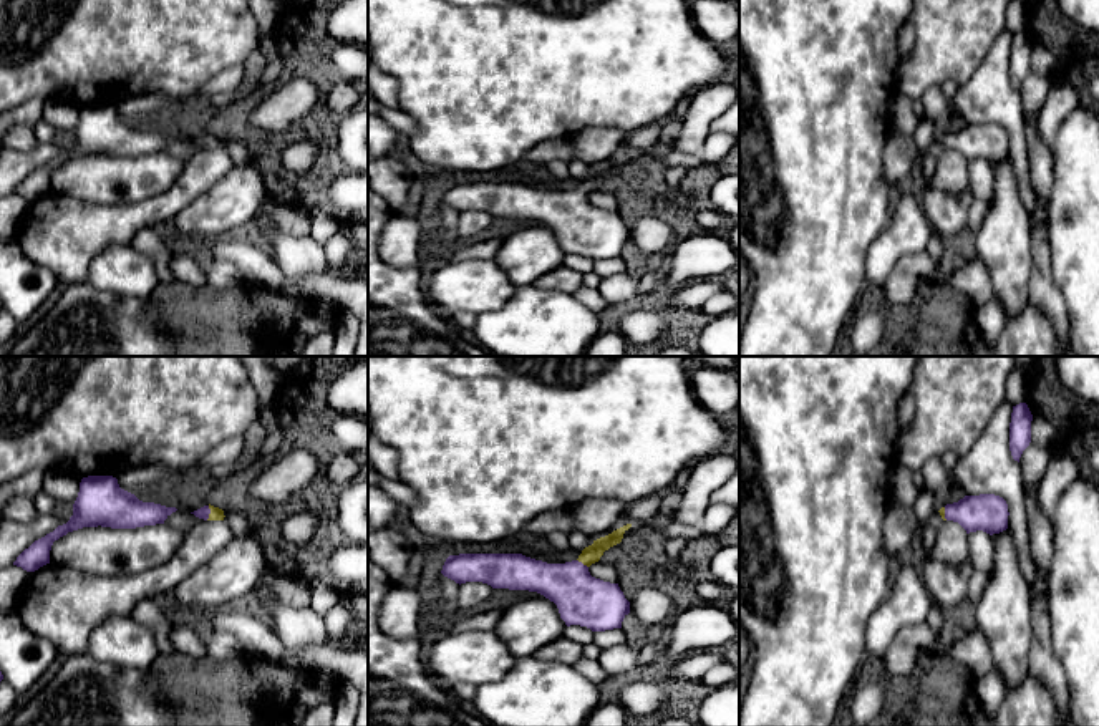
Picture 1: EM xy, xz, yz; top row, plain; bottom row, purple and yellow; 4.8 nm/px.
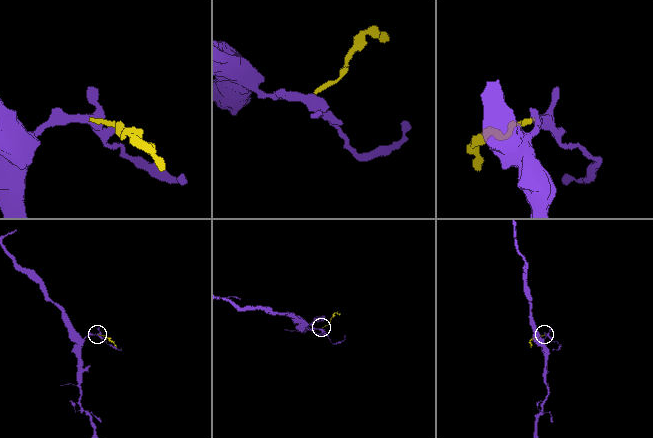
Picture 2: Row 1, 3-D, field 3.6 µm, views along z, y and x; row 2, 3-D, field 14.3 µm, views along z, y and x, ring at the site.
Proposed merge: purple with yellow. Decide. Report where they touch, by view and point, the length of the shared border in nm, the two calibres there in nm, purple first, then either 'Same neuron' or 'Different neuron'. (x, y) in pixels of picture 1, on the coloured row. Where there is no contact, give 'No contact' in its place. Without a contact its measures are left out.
Touches purple at xy (209, 513). Shared border 70 nm. Thickness 60 nm (purple) against 60 nm. Same neuron

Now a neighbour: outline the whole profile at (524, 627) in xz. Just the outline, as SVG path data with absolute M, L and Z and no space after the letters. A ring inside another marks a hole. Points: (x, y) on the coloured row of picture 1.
M540 595L506 607L494 632L517 660L534 656L565 628L557 605Z

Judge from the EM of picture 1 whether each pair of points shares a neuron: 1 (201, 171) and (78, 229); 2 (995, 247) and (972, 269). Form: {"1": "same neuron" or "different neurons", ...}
{"1": "same neuron", "2": "different neurons"}

